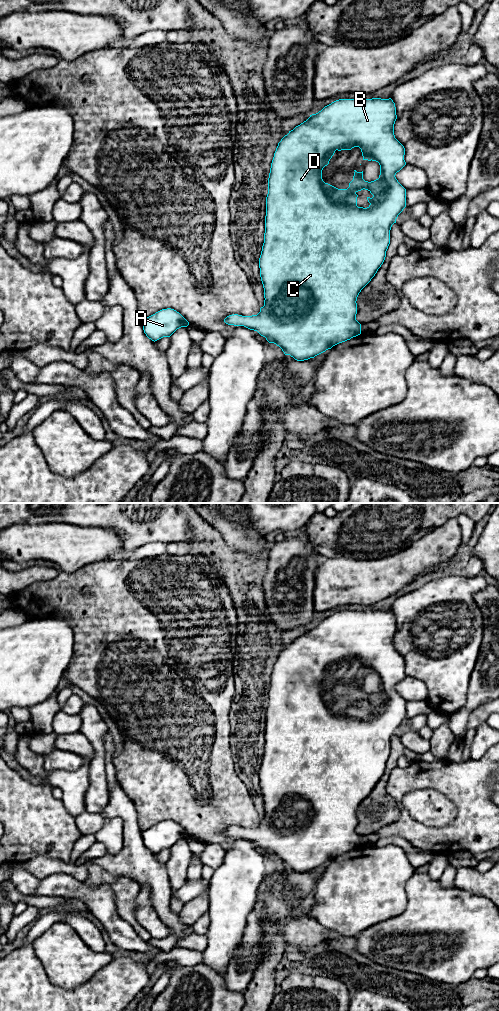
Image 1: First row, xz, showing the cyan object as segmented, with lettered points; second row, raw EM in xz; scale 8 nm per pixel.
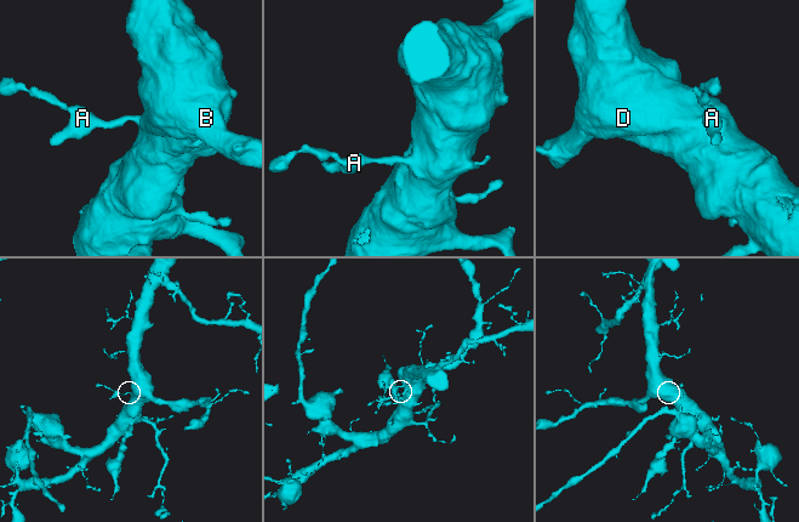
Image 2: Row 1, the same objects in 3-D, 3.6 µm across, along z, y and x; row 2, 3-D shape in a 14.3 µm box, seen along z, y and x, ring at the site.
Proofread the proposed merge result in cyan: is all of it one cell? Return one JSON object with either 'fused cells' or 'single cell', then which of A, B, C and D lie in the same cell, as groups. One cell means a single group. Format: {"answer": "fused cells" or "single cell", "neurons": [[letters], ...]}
{"answer": "single cell", "neurons": [["A", "B", "C", "D"]]}

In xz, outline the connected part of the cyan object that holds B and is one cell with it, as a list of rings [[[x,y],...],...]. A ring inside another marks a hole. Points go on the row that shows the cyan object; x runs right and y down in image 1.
[[[391,98],[339,99],[310,115],[281,139],[268,178],[264,243],[259,258],[264,306],[257,315],[229,315],[224,319],[226,324],[257,331],[297,361],[314,358],[361,334],[361,324],[356,320],[357,297],[383,264],[390,244],[391,227],[406,207],[406,189],[395,177],[406,165],[405,148],[394,135],[396,119],[396,107]],[[354,147],[361,149],[363,160],[379,163],[379,178],[368,182],[363,179],[363,171],[354,170],[353,180],[347,189],[325,183],[322,170],[335,151]],[[363,189],[373,195],[372,198],[367,197],[370,203],[367,208],[357,206],[356,193]]]

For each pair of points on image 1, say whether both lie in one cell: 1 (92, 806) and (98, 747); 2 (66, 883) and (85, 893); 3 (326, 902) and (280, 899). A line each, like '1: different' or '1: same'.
1: same
2: same
3: different

